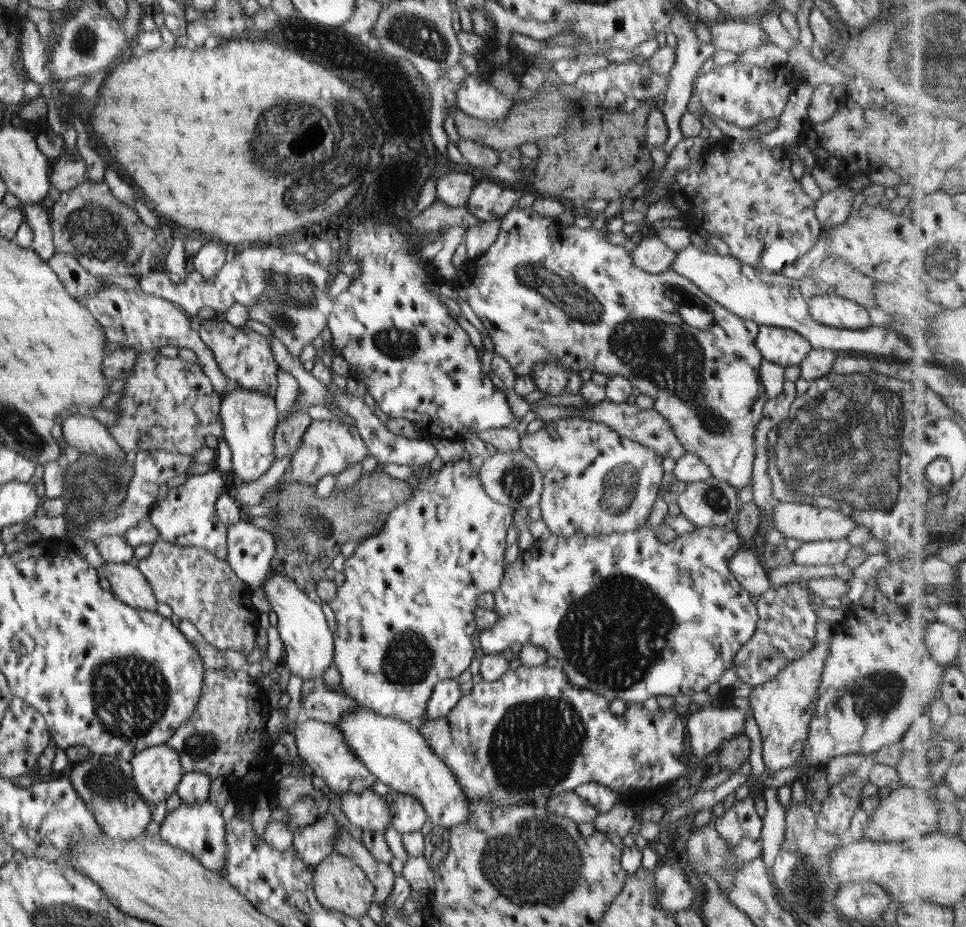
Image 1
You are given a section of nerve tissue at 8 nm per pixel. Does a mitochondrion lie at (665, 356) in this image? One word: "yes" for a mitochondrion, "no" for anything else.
yes

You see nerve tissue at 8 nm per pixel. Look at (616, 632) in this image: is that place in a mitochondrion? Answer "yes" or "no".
yes

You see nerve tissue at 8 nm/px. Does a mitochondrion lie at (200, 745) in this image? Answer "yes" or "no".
yes

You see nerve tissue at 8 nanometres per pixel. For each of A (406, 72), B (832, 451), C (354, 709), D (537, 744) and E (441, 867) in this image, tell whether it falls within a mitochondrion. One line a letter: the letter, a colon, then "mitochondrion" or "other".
A: mitochondrion
B: mitochondrion
C: other
D: mitochondrion
E: other

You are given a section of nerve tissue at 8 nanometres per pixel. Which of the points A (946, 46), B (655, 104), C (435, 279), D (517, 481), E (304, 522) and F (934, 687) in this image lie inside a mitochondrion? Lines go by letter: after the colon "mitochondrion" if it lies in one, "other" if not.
A: mitochondrion
B: other
C: other
D: mitochondrion
E: mitochondrion
F: other

